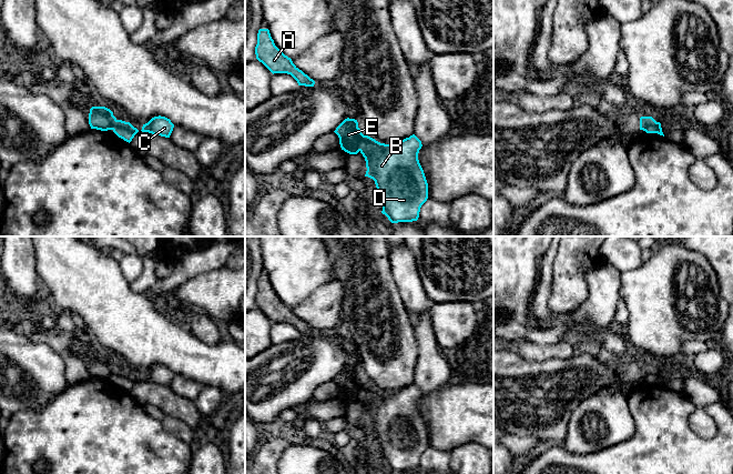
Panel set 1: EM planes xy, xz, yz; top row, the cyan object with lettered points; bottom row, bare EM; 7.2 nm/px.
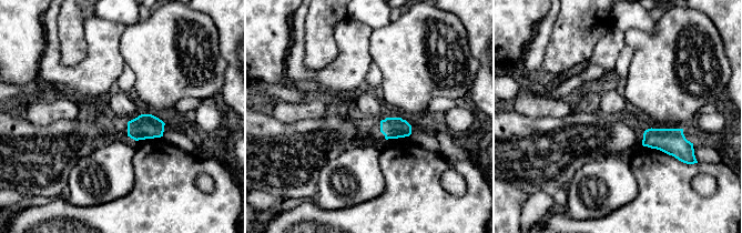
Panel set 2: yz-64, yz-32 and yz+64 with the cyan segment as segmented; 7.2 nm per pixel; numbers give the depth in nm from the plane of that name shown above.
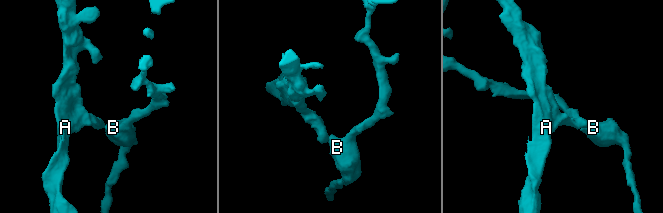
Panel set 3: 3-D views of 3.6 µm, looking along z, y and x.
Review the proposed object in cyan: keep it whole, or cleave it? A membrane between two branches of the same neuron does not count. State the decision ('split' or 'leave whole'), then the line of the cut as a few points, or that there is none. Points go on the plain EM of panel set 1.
split; cut xz (364, 384), (359, 399)

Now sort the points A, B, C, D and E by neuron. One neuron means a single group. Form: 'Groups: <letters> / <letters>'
Groups: A E / B C D

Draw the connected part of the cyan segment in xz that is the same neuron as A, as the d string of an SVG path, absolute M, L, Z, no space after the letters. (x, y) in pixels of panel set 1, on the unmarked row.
M259 278L255 295L256 307L262 311L273 323L291 323L298 334L314 335L315 330L299 319L291 306L285 304L274 292L268 278Z

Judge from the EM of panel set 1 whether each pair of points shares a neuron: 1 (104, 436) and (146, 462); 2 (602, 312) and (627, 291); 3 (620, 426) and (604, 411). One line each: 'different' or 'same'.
1: same
2: different
3: same

